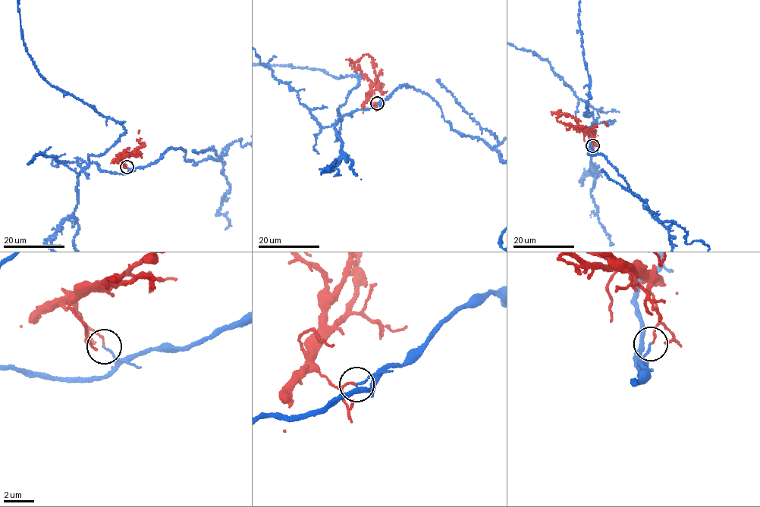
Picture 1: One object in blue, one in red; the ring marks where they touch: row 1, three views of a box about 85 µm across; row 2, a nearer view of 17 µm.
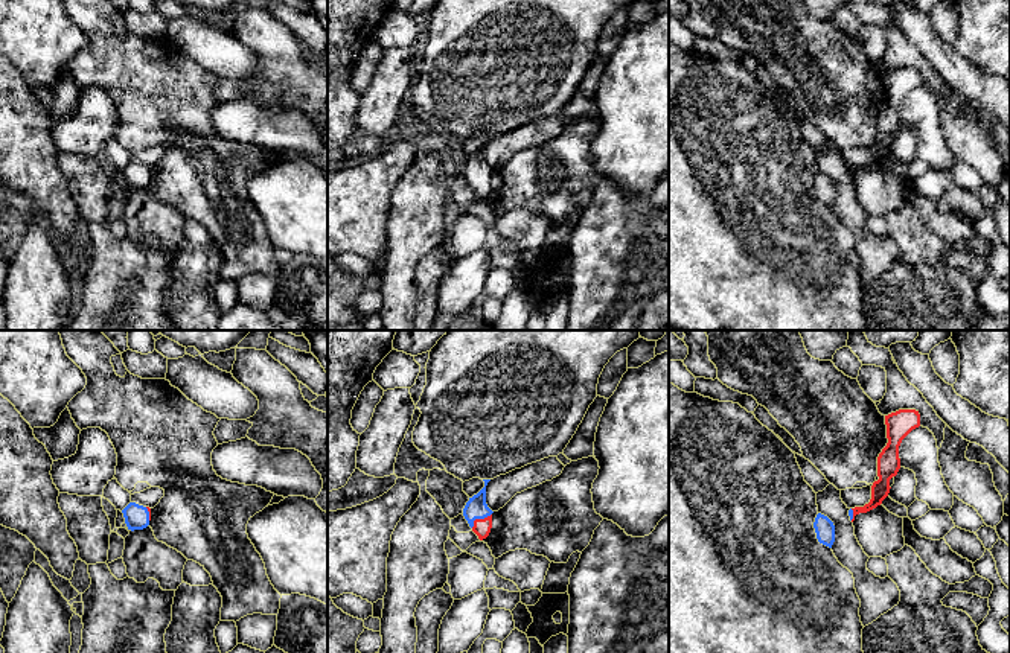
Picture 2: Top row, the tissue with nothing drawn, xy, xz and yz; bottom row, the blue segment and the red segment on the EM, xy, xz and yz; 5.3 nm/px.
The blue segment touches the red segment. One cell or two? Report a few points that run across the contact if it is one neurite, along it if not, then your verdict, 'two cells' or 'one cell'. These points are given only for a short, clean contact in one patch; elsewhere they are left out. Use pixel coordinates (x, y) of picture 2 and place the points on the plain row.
two cells

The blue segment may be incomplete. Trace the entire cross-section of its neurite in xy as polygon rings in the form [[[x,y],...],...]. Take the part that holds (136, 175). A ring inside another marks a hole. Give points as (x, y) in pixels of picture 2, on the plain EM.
[[[129,161],[123,169],[123,177],[128,189],[143,189],[149,184],[149,170],[146,166]]]

